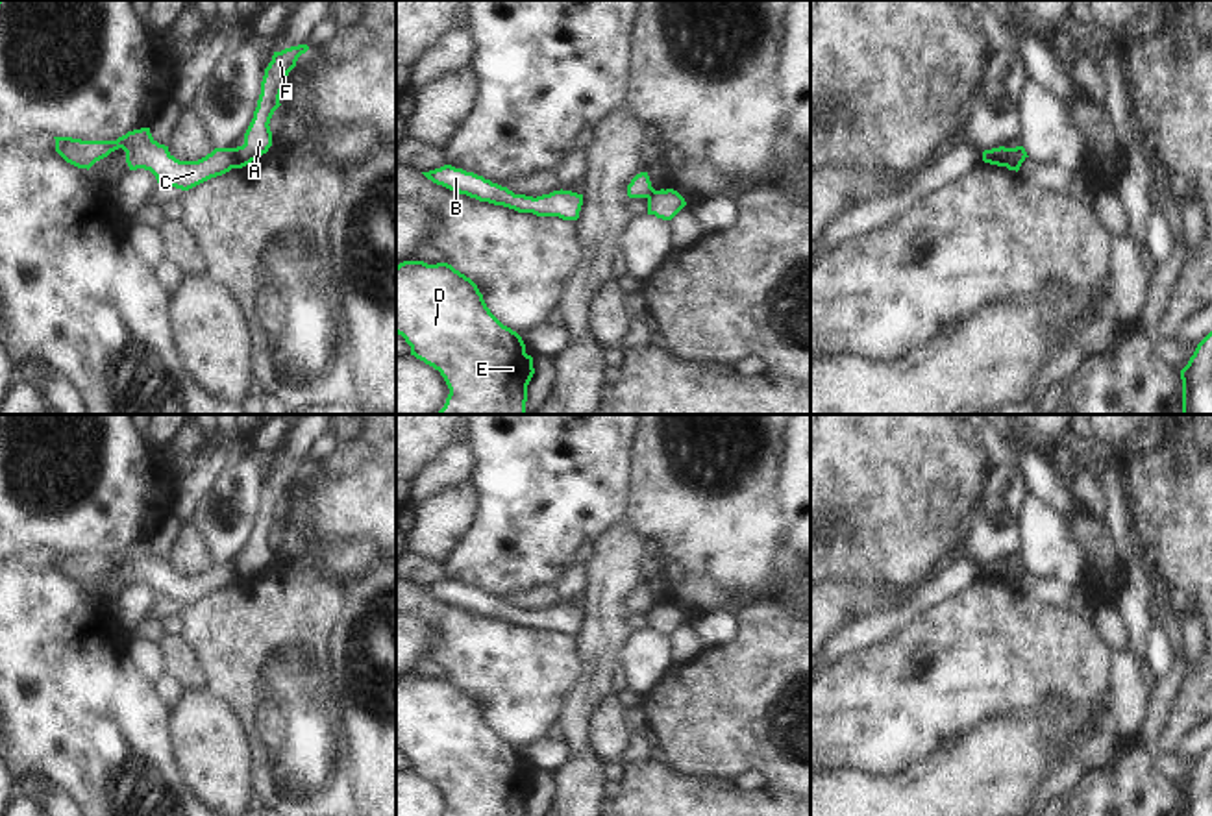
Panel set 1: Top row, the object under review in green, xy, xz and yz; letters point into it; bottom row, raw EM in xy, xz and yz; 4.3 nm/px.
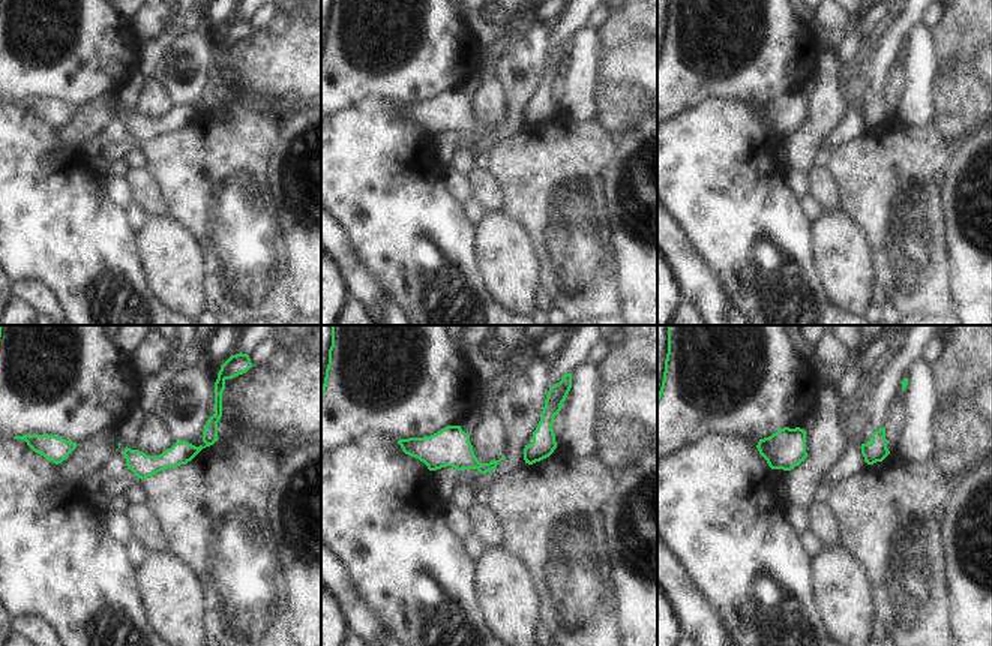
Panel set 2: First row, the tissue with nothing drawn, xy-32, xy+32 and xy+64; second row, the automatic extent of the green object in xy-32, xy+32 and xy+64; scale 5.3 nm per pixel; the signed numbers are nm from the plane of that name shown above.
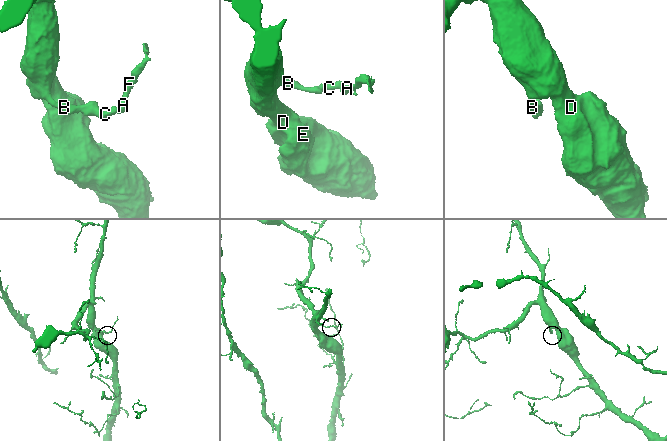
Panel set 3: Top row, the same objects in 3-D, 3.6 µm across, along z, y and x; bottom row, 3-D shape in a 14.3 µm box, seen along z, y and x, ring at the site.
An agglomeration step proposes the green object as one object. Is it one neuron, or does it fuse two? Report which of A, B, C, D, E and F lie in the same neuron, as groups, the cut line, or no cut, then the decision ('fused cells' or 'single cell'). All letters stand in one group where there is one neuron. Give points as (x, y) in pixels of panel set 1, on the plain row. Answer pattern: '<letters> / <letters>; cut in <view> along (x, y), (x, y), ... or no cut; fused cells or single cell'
A F / B C D E; cut in xy along (234, 563), (235, 581); fused cells

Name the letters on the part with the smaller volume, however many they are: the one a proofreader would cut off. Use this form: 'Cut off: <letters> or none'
Cut off: A, F.

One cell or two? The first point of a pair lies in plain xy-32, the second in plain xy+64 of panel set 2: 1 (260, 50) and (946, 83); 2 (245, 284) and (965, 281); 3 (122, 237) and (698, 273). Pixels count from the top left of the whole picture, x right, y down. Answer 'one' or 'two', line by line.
1: two
2: two
3: two

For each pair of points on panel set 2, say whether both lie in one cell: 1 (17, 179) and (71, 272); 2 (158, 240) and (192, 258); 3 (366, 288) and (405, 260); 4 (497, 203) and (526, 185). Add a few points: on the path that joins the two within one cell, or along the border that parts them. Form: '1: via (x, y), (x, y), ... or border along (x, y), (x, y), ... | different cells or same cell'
1: via (26, 201), (71, 249) | same cell
2: via (167, 246), (179, 258), (183, 258) | same cell
3: border along (354, 252), (389, 296) | different cells
4: border along (486, 168), (505, 191), (506, 209) | different cells

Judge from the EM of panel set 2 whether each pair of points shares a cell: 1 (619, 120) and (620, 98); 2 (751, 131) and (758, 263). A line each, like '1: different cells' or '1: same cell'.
1: same cell
2: same cell

